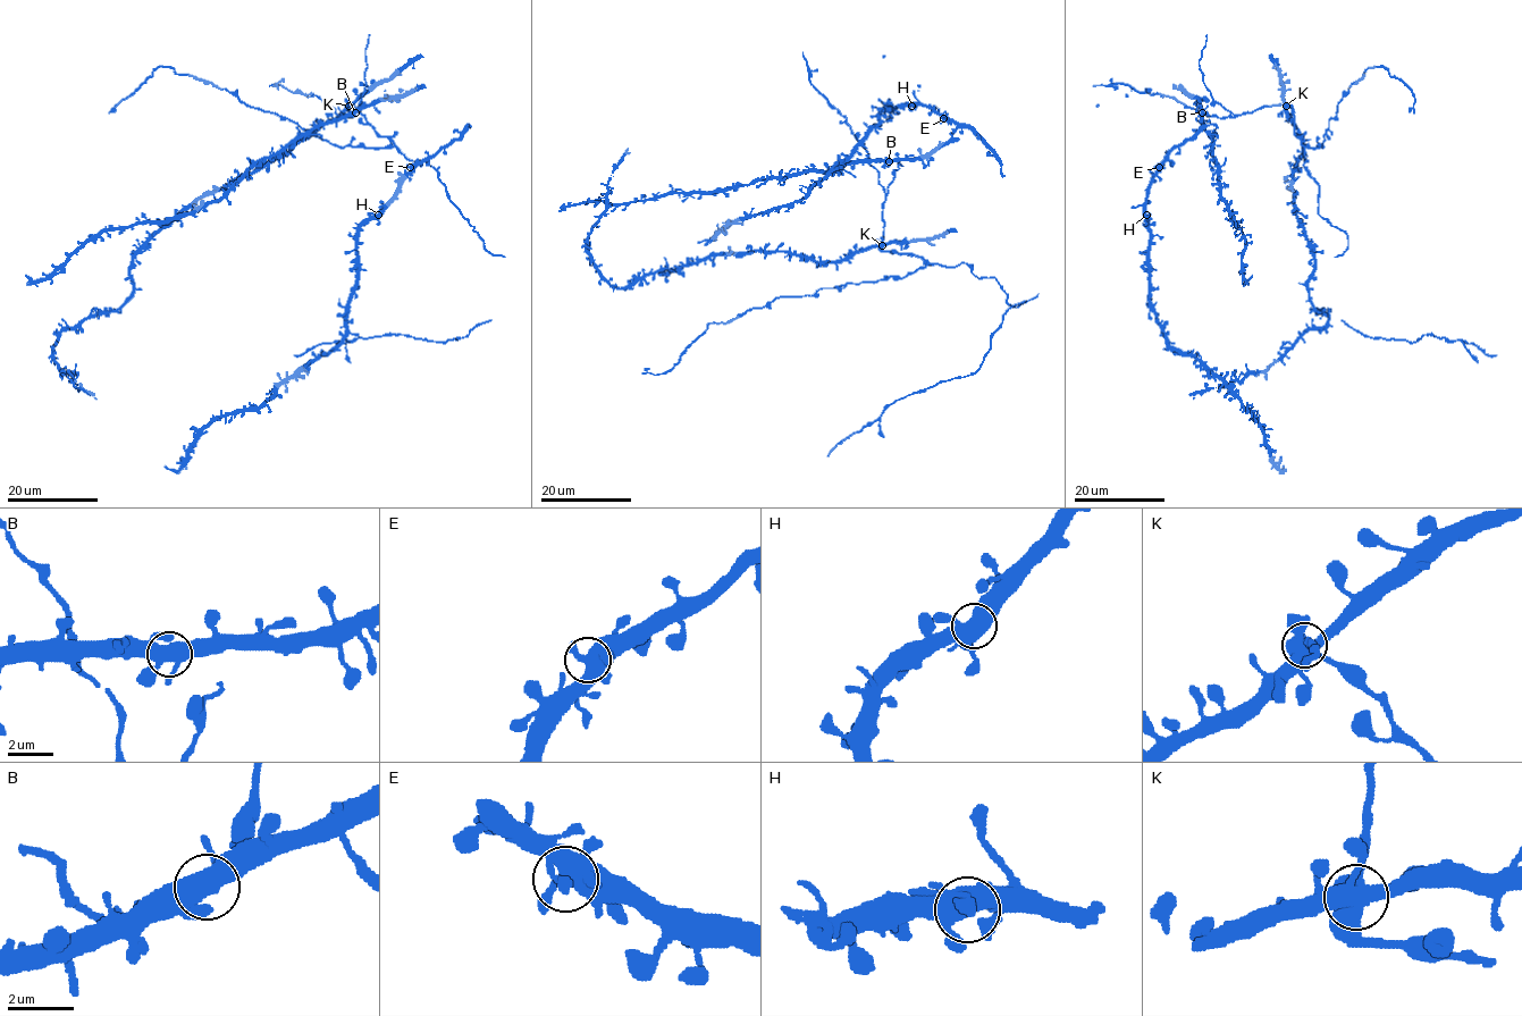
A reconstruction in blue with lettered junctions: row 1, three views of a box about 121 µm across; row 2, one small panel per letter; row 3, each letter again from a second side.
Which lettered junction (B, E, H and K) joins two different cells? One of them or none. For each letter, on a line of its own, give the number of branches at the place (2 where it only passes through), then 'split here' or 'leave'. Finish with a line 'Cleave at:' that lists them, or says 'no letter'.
B: 5 | leave
E: 5 | leave
H: 5 | leave
K: 5 | leave
Cleave at: no letter

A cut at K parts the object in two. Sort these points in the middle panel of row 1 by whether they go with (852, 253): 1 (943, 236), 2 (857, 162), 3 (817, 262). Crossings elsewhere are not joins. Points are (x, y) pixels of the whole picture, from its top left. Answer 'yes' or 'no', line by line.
1: yes
2: yes
3: yes

